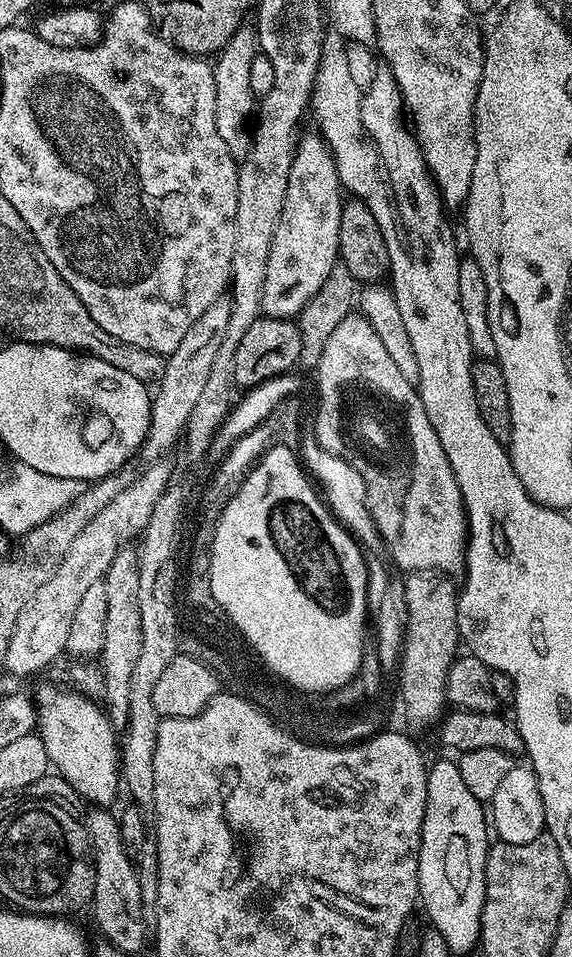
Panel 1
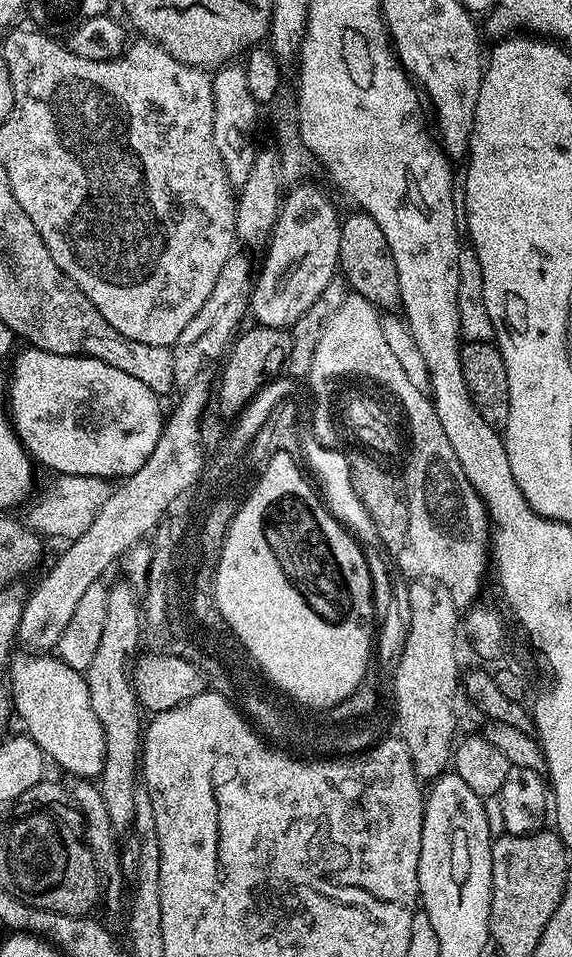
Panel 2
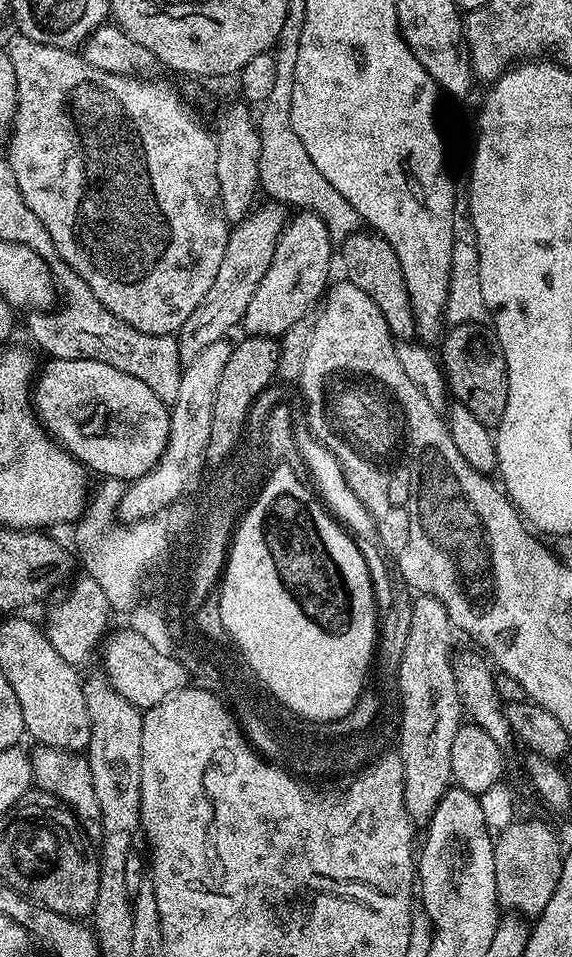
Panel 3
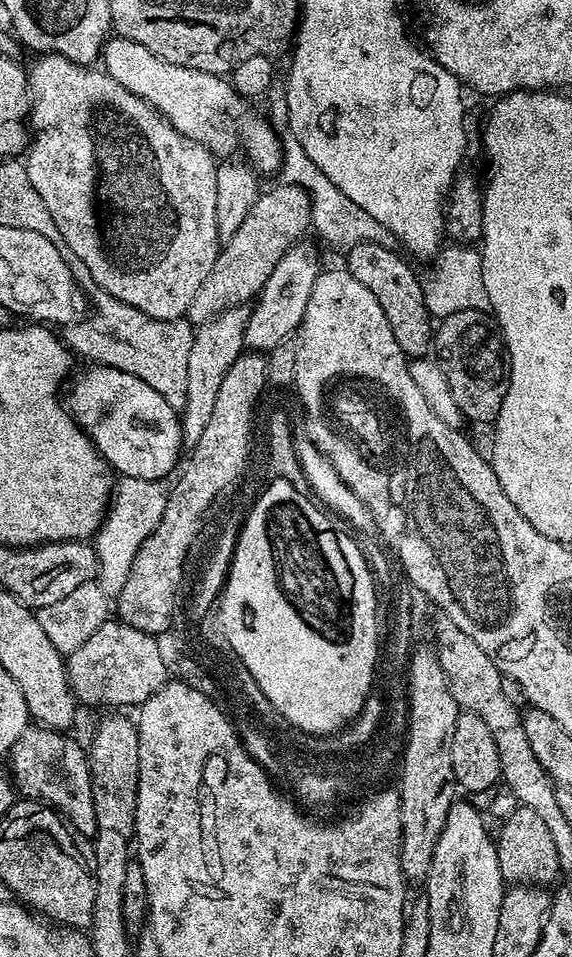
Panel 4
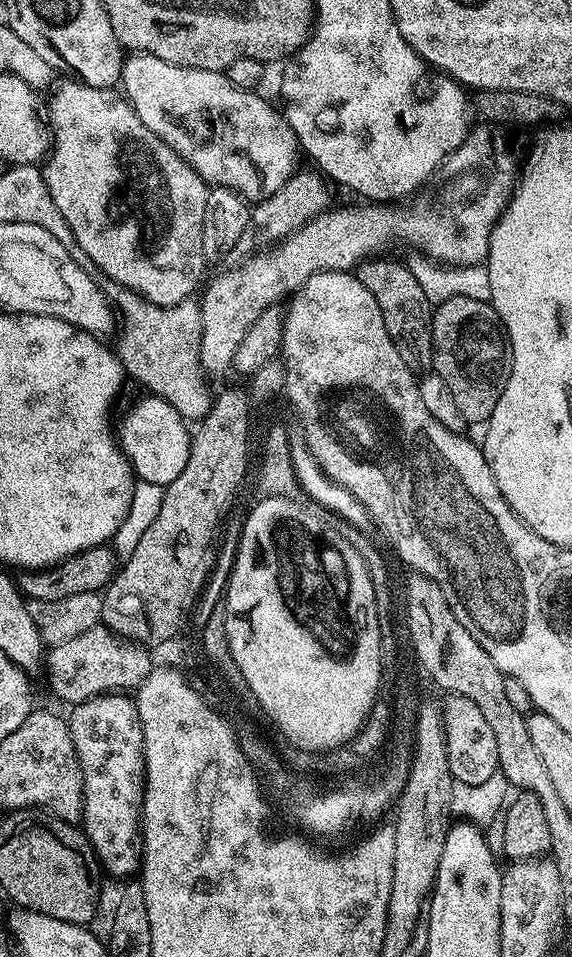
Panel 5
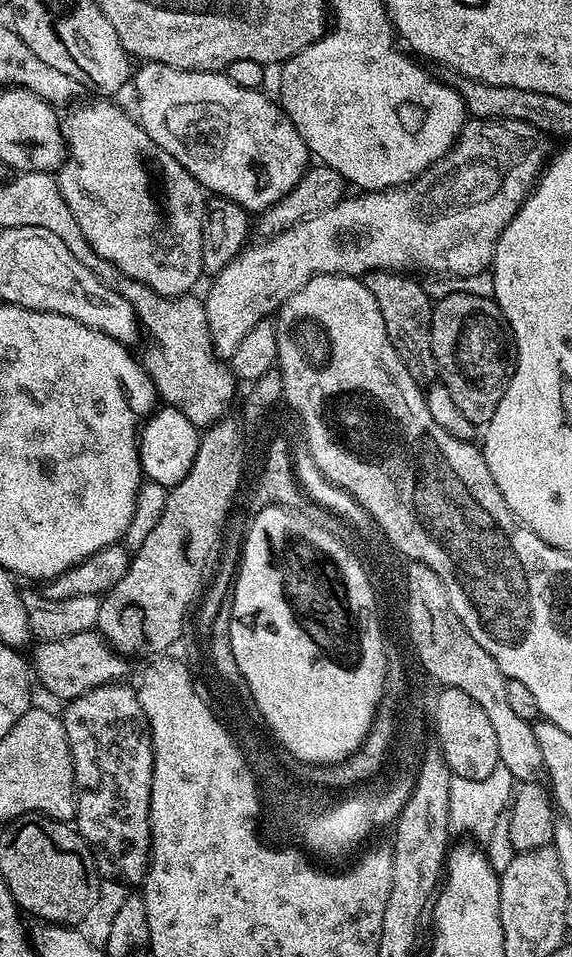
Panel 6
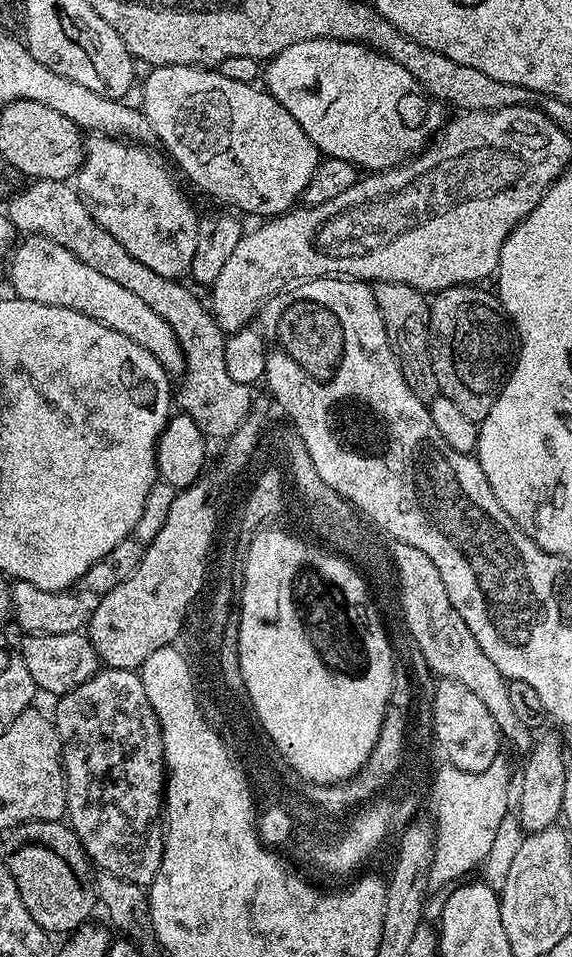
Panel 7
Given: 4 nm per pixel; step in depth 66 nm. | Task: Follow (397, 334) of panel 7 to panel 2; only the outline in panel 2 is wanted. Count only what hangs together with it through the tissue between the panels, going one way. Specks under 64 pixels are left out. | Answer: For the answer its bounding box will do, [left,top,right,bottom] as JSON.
[338,210,400,310]

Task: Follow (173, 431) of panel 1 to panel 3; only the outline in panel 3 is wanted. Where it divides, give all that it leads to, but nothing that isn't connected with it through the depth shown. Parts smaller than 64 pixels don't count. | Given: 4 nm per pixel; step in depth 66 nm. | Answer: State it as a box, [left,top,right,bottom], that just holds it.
[176,202,290,365]

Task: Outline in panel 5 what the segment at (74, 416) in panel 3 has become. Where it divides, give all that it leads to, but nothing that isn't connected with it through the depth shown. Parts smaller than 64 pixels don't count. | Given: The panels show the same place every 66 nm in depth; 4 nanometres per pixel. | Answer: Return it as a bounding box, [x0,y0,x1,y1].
[118,394,192,486]

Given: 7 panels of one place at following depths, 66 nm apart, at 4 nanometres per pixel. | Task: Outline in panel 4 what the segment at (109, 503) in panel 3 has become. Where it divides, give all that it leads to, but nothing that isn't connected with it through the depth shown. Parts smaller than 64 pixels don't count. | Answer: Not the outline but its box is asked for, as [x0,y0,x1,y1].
[94,476,167,598]

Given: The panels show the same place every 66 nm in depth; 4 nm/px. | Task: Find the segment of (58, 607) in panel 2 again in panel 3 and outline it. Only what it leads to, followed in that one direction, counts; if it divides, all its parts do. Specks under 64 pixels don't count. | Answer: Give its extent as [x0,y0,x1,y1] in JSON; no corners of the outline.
[119,339,233,521]

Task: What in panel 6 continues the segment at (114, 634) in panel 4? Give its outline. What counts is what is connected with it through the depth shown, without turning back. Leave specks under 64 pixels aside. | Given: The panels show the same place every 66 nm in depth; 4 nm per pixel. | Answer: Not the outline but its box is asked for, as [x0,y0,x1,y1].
[30,631,129,702]

